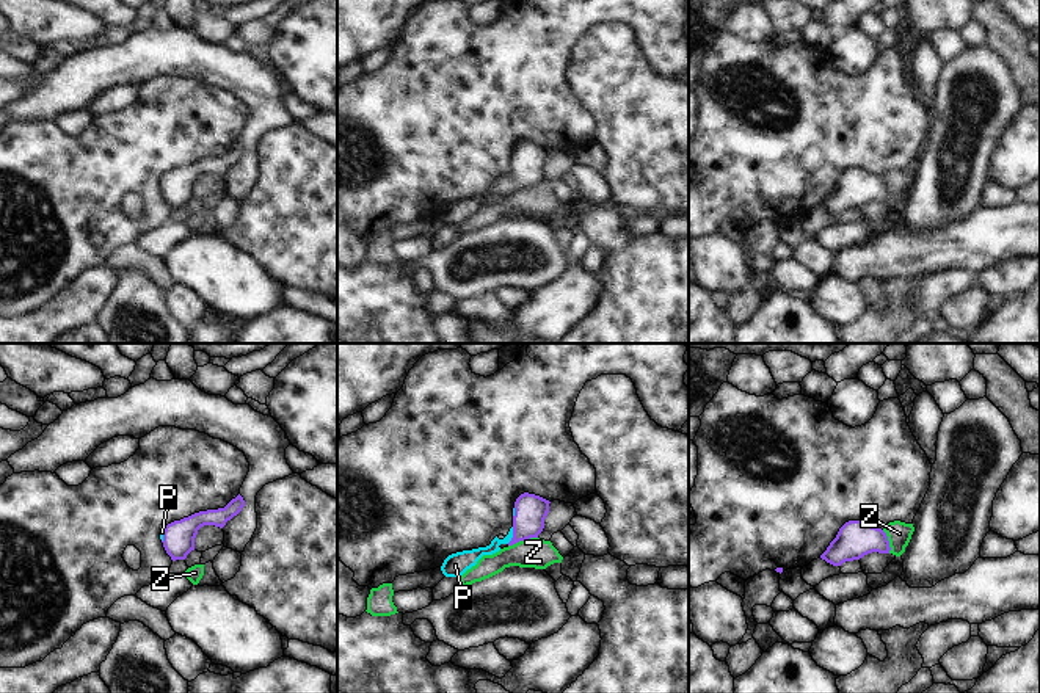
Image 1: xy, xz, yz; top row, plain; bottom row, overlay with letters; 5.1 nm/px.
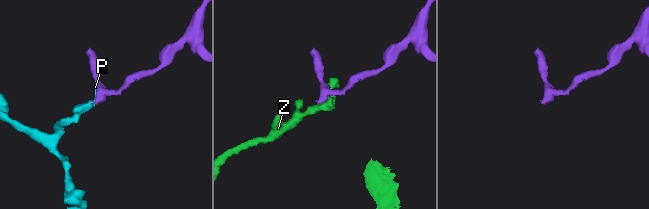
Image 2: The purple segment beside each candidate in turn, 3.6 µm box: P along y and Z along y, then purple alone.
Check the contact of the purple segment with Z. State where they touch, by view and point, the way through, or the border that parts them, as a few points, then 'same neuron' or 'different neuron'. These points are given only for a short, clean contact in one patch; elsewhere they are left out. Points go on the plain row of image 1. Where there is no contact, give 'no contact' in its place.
meets purple in xz at (523, 188); border along xz (537, 185), (520, 188), (509, 195); different neuron

